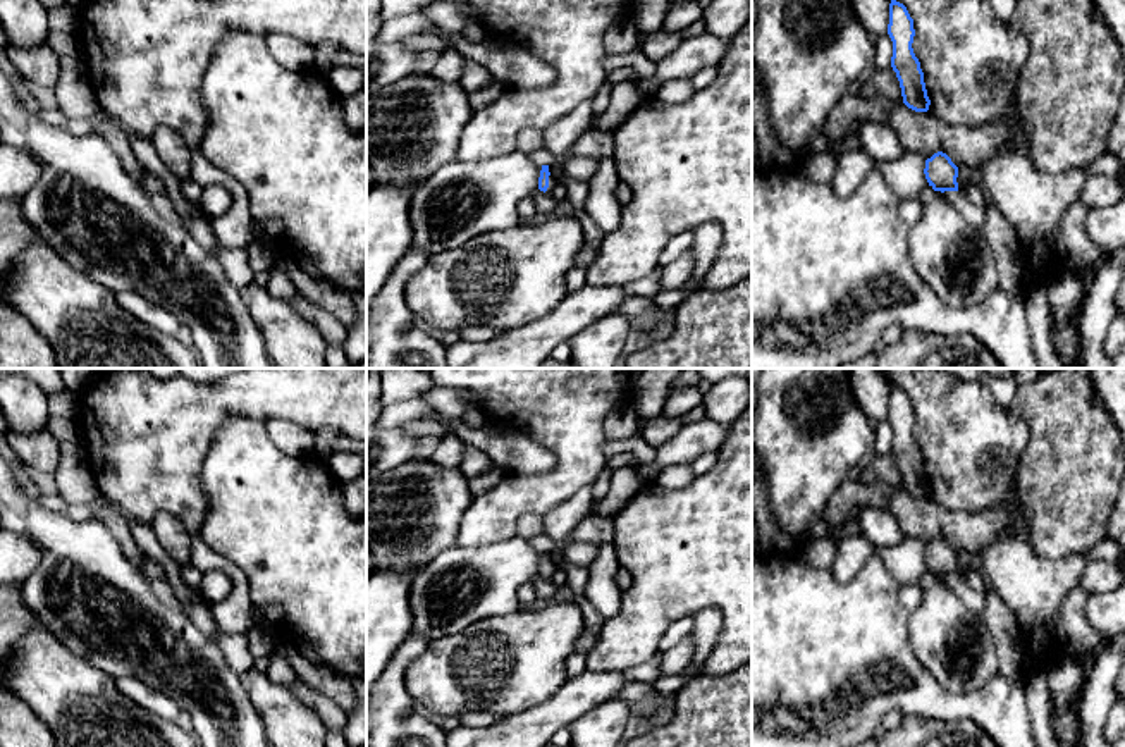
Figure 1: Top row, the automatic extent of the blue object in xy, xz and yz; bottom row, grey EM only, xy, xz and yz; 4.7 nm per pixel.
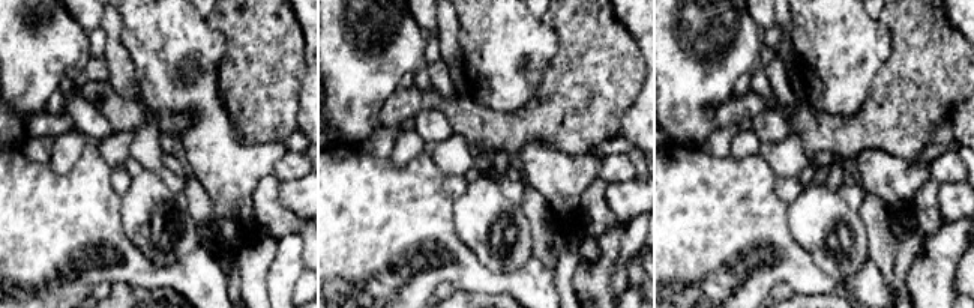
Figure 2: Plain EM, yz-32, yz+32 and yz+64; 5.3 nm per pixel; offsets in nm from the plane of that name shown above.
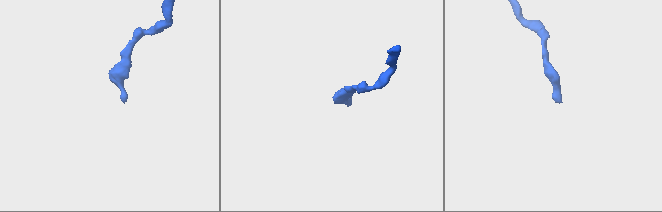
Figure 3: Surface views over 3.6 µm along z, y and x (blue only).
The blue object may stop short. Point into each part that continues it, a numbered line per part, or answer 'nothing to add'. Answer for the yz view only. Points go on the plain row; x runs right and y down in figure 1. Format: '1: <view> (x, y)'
1: yz (974, 599)

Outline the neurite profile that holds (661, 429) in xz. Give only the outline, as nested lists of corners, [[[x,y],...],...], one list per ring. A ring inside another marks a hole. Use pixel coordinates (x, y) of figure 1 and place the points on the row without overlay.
[[[661,415],[647,422],[642,437],[647,444],[657,449],[664,442],[667,442],[681,427],[683,422],[679,418],[666,418]]]

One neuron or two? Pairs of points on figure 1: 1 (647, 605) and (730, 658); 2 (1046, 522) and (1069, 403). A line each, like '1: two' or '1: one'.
1: one
2: one

